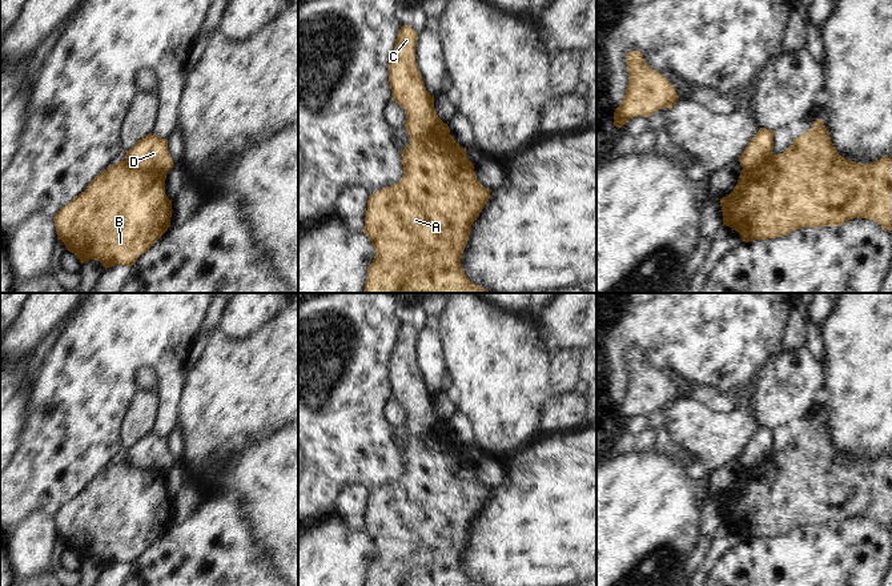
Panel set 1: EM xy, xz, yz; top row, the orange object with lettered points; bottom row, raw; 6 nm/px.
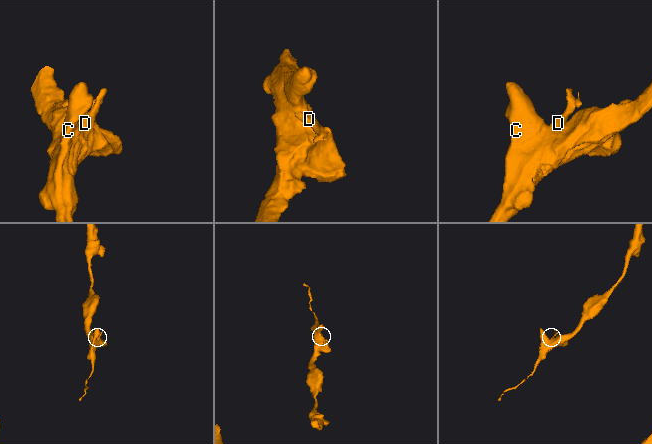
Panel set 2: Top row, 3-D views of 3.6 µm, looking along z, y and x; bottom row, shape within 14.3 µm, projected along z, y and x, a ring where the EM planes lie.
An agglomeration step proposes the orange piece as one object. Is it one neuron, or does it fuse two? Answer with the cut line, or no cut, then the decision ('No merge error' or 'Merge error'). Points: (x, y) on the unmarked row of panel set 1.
Split along xz (422, 441), (446, 441), (449, 446). Merge error

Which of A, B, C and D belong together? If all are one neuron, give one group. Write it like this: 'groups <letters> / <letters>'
groups A B C / D

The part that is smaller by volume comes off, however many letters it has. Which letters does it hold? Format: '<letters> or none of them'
D

